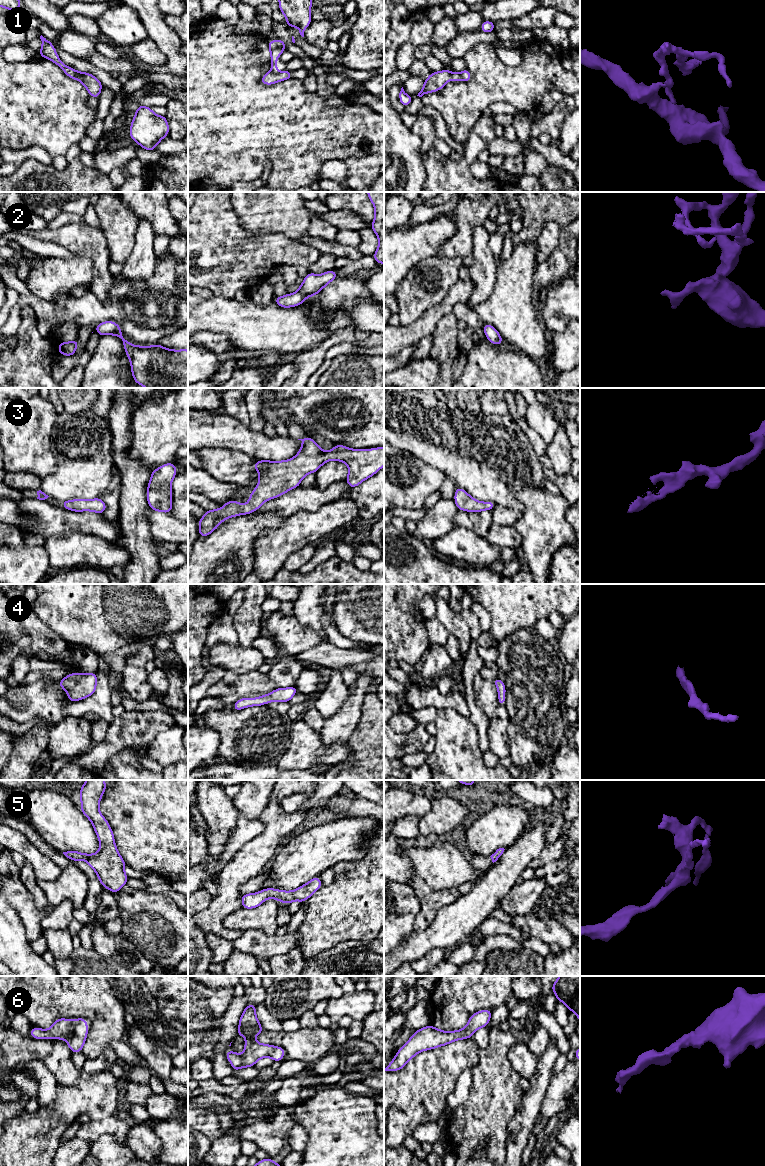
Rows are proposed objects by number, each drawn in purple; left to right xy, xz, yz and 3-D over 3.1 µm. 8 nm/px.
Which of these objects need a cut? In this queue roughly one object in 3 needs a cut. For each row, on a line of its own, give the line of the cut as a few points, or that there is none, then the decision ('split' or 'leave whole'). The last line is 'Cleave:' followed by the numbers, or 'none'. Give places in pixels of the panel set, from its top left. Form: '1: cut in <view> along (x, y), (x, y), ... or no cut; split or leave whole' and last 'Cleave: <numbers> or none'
1: cut in xz along (271, 70), (276, 73); split
2: no cut; leave whole
3: no cut; leave whole
4: no cut; leave whole
5: no cut; leave whole
6: no cut; leave whole
Cleave: 1

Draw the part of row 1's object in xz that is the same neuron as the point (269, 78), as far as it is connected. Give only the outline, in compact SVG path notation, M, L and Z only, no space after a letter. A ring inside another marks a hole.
M285 70L280 73L274 73L273 71L270 71L260 79L260 82L265 85L272 85L279 81L284 81L291 78L293 78L291 71Z

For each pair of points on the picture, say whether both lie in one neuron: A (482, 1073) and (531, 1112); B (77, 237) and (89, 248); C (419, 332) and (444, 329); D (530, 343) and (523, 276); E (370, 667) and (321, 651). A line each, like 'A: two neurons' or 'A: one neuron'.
A: two neurons
B: one neuron
C: two neurons
D: one neuron
E: one neuron

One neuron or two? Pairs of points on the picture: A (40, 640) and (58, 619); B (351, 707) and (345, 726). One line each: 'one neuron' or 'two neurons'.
A: two neurons
B: one neuron

